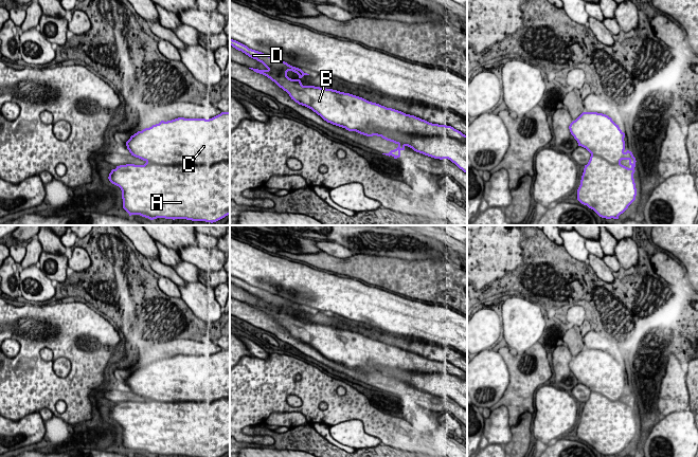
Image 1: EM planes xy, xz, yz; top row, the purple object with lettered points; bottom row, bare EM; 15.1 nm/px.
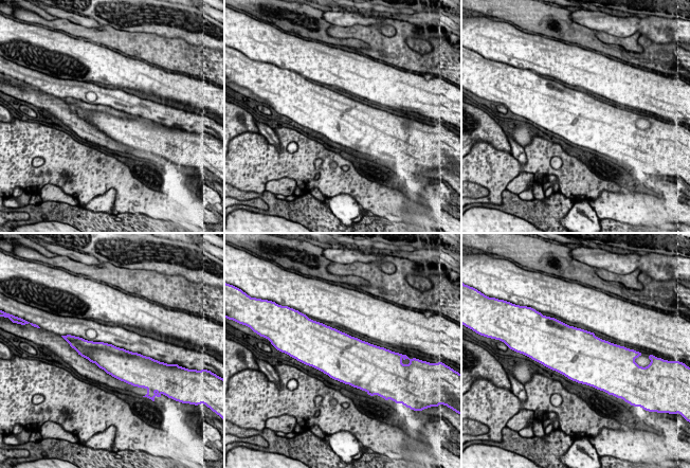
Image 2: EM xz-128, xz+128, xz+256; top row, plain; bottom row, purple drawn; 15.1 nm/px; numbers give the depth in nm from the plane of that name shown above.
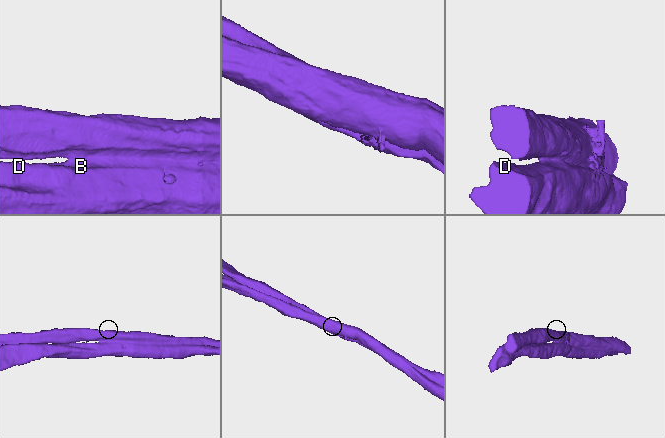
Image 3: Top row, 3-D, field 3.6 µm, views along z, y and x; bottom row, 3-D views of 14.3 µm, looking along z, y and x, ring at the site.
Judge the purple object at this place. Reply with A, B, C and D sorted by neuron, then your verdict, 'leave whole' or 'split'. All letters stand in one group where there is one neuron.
groups A B D / C; split

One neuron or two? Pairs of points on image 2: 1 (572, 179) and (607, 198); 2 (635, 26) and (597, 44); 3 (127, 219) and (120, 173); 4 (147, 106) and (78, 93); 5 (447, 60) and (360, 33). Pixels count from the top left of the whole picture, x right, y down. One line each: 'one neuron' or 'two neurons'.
1: two neurons
2: two neurons
3: two neurons
4: one neuron
5: one neuron

